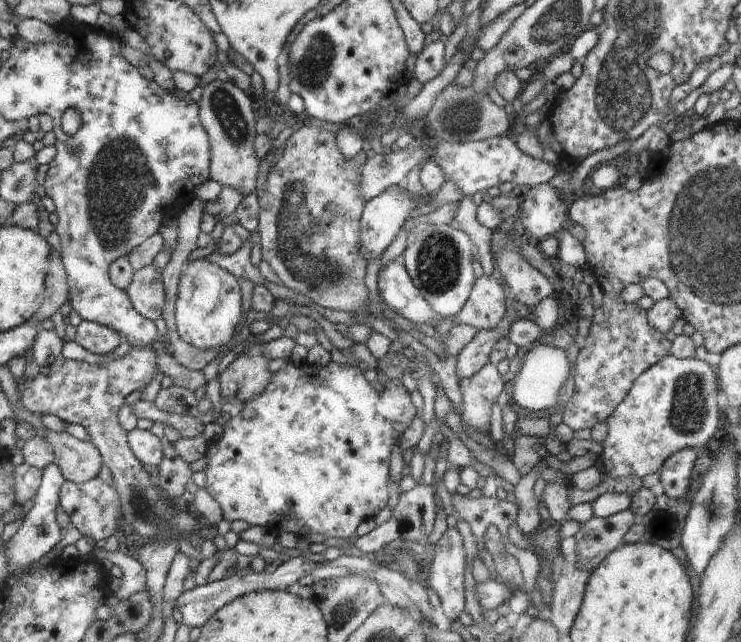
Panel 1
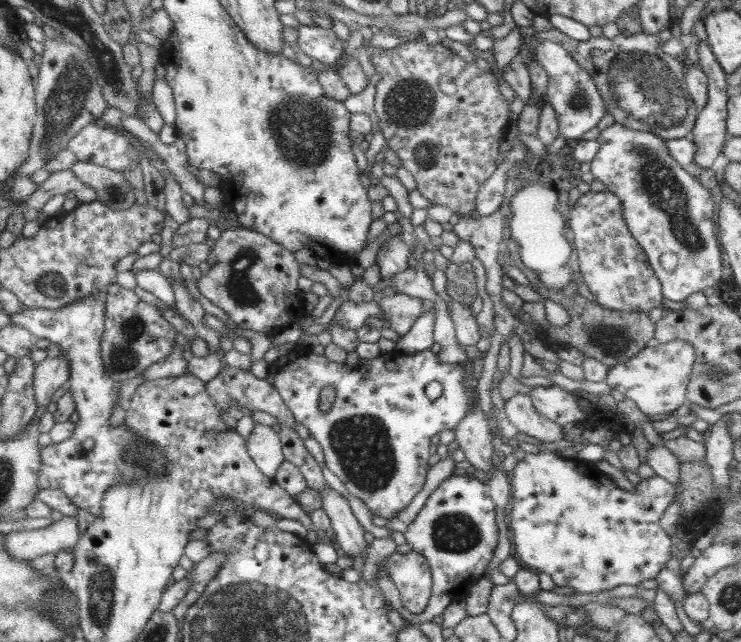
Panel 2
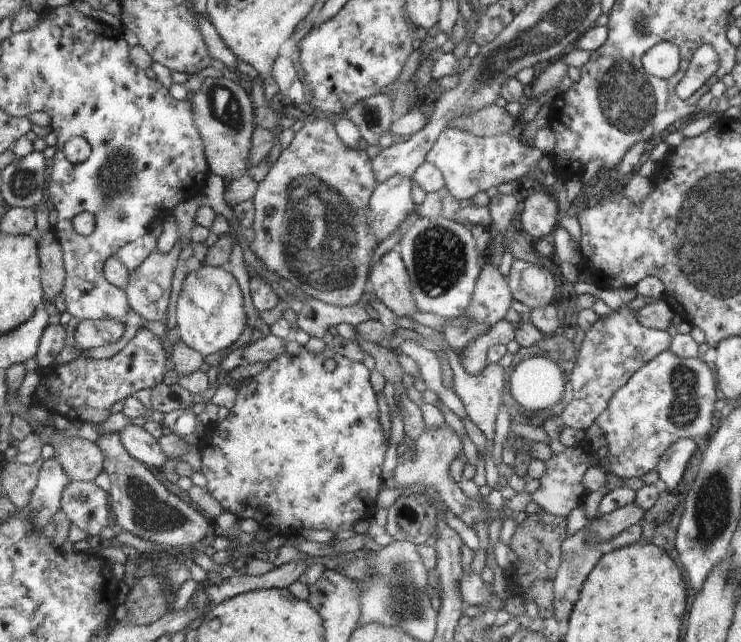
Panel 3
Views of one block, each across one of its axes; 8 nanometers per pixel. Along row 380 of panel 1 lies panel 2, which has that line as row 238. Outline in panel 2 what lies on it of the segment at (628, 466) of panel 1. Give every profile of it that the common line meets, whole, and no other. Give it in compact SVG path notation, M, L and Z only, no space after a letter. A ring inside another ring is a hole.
M616 122L600 131L599 149L591 160L591 172L607 190L621 200L621 218L630 228L636 243L642 246L648 263L660 280L664 298L683 302L696 292L714 287L722 278L720 242L714 234L714 199L700 181L678 164L665 145L665 140L652 132L621 127Z

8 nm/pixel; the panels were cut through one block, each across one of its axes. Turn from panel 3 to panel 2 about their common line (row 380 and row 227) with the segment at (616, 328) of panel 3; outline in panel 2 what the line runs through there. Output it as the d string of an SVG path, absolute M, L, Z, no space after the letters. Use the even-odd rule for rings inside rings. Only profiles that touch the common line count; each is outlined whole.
M588 191L573 204L569 217L581 280L586 282L599 305L615 311L649 312L662 304L660 280L621 218L621 200L614 193Z

